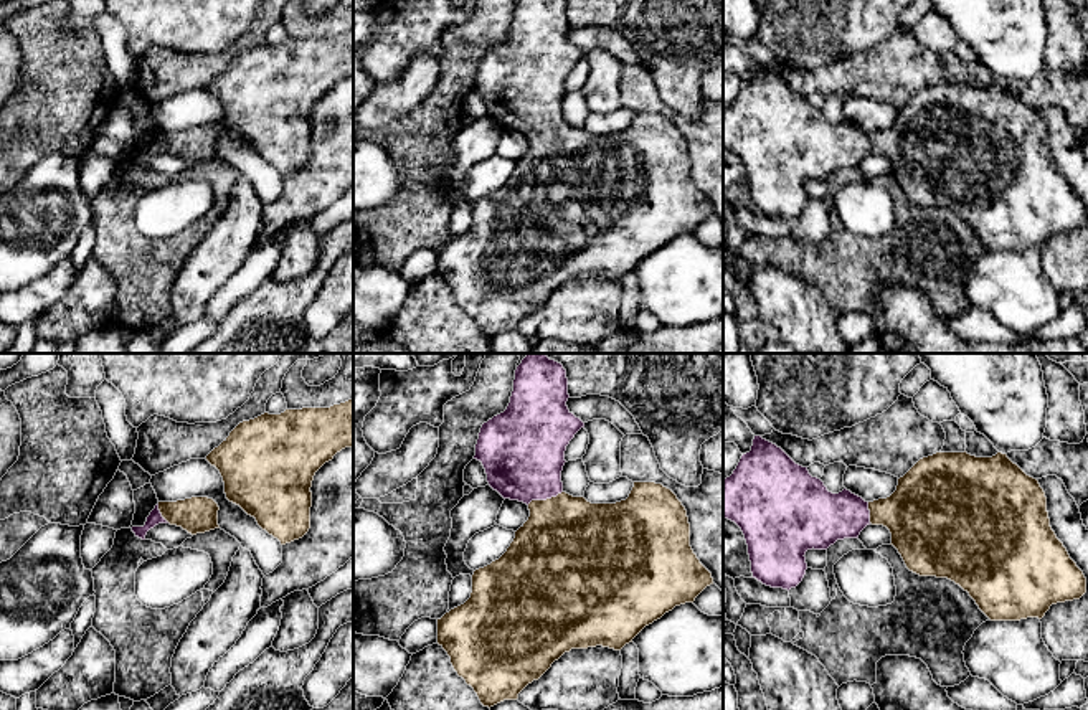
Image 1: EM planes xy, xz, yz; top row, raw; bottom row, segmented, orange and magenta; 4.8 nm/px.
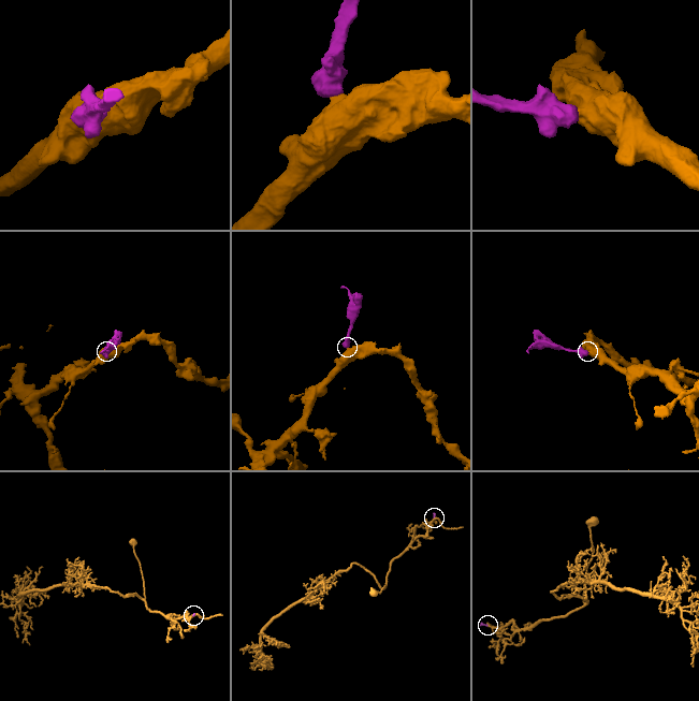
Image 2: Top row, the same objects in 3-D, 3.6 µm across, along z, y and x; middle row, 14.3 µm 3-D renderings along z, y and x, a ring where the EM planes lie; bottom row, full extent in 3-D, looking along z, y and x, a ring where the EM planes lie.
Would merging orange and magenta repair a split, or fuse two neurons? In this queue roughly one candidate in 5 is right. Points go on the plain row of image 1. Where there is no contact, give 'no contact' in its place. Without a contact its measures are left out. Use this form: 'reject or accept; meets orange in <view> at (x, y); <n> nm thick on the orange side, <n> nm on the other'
accept; meets orange in xz at (544, 131); 480 nm thick on the orange side, 400 nm on the other

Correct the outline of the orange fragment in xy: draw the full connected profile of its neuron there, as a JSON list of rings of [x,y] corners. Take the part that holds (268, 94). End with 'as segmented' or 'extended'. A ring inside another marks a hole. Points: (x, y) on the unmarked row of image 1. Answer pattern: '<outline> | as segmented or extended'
[[[353,28],[330,38],[286,40],[281,45],[264,43],[254,50],[243,51],[206,86],[206,91],[220,101],[226,129],[254,147],[258,155],[277,168],[281,175],[286,175],[302,168],[310,159],[310,117],[315,102],[332,91],[337,83],[352,76]]] | as segmented

